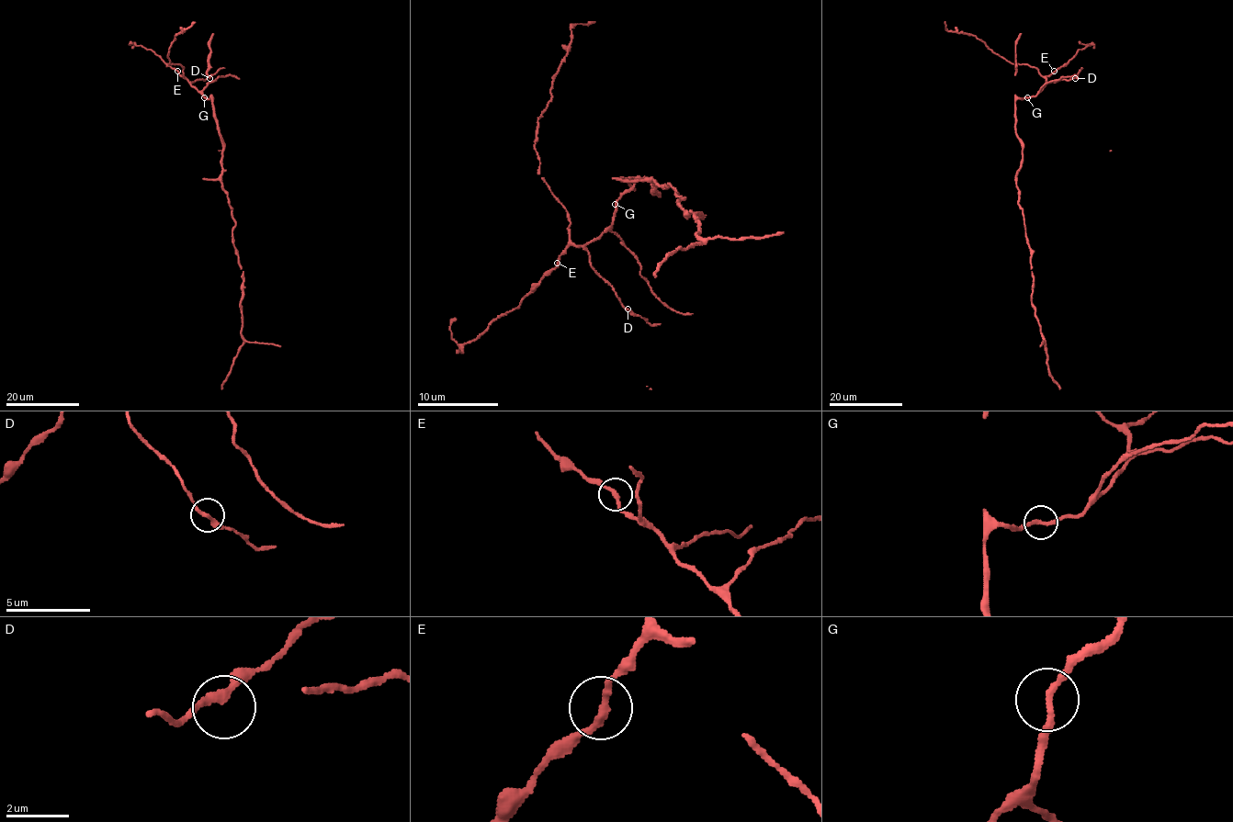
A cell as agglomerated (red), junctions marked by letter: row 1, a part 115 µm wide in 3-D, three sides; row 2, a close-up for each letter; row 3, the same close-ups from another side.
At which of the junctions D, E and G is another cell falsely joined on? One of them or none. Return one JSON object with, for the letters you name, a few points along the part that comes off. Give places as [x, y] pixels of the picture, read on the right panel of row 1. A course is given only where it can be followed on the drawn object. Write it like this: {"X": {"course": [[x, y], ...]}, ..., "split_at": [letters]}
{"split_at": []}

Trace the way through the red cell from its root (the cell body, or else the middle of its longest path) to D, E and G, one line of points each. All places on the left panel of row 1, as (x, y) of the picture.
D: (221, 161), (223, 141), (219, 133), (212, 98), (204, 97), (190, 84), (209, 78)
E: (221, 161), (223, 141), (219, 133), (212, 98), (204, 97), (177, 71)
G: (221, 161), (223, 141), (219, 133), (212, 98), (204, 97)

